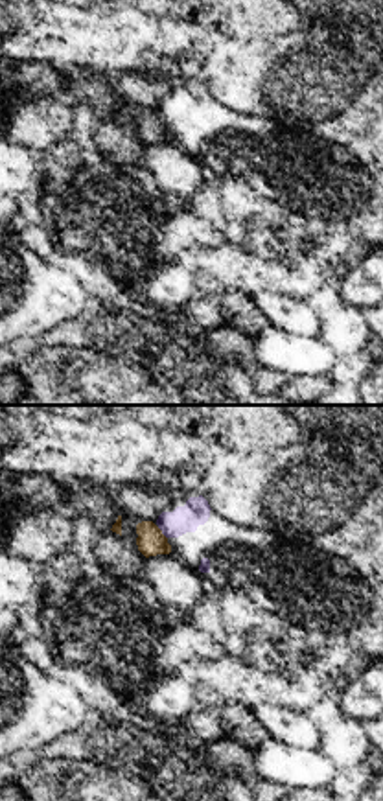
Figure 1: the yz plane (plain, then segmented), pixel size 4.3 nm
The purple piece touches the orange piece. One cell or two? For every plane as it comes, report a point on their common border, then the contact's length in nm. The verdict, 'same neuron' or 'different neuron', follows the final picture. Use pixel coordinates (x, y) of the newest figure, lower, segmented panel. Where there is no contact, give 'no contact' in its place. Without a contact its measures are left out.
contact (162, 533); length 70 nm

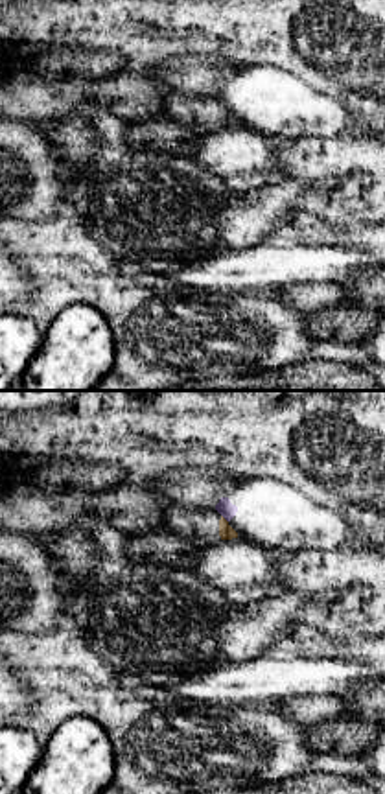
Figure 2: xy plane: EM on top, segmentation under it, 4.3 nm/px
contact (223, 516); length 50 nm

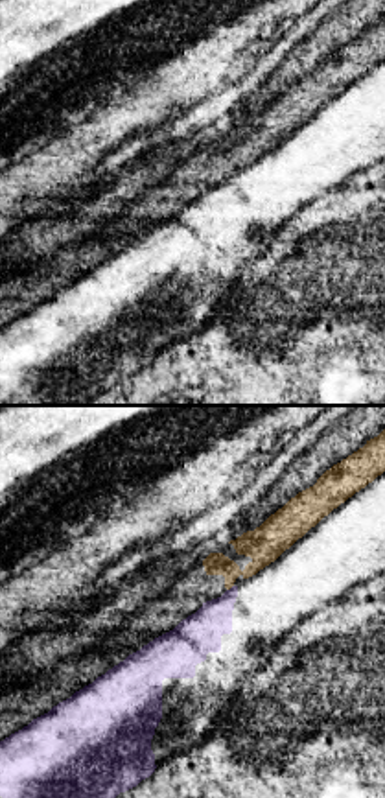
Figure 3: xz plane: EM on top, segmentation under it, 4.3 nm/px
contact (231, 588); length 40 nm

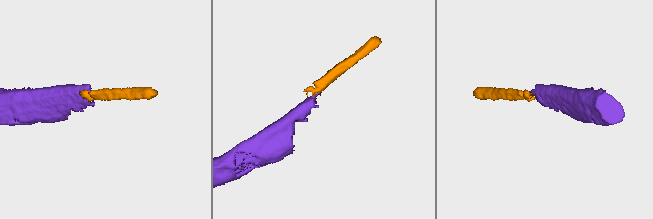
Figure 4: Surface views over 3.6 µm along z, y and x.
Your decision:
different neuron

